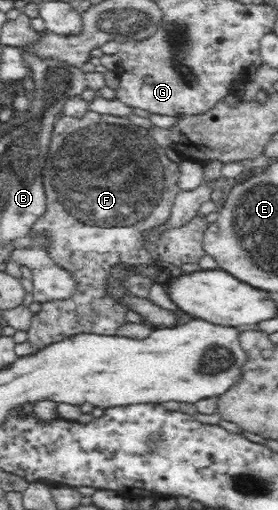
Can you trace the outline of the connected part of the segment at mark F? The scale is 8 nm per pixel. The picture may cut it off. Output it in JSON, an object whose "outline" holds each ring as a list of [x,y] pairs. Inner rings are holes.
{"outline":[[[87,111],[84,116],[80,118],[67,117],[64,114],[59,120],[55,120],[53,126],[53,134],[51,135],[51,146],[48,150],[46,170],[43,172],[43,181],[46,193],[46,214],[42,215],[42,218],[38,218],[36,224],[30,230],[30,233],[23,237],[24,242],[27,246],[30,246],[31,238],[37,234],[50,235],[50,250],[51,257],[53,258],[54,264],[57,268],[65,270],[76,283],[76,290],[74,294],[68,299],[60,299],[59,301],[53,301],[51,304],[42,304],[42,309],[37,314],[33,314],[31,325],[29,326],[27,334],[29,335],[28,340],[26,340],[24,345],[16,344],[16,353],[20,357],[30,357],[37,354],[40,350],[48,348],[48,346],[53,346],[56,342],[61,342],[68,337],[74,336],[75,334],[82,333],[94,333],[99,335],[116,335],[117,330],[126,323],[125,315],[128,309],[120,307],[118,304],[114,303],[114,300],[110,299],[106,295],[106,278],[110,274],[109,270],[116,263],[124,263],[128,265],[145,265],[154,263],[151,256],[143,249],[141,245],[143,240],[143,234],[152,226],[156,226],[160,222],[164,222],[170,215],[170,211],[173,207],[173,202],[176,202],[176,198],[180,196],[182,191],[180,188],[180,174],[182,174],[182,169],[180,169],[180,164],[172,164],[167,162],[162,156],[161,151],[159,151],[158,146],[154,143],[152,138],[148,134],[148,129],[134,125],[128,119],[128,117],[116,117],[112,115],[104,115],[94,111]]]}

